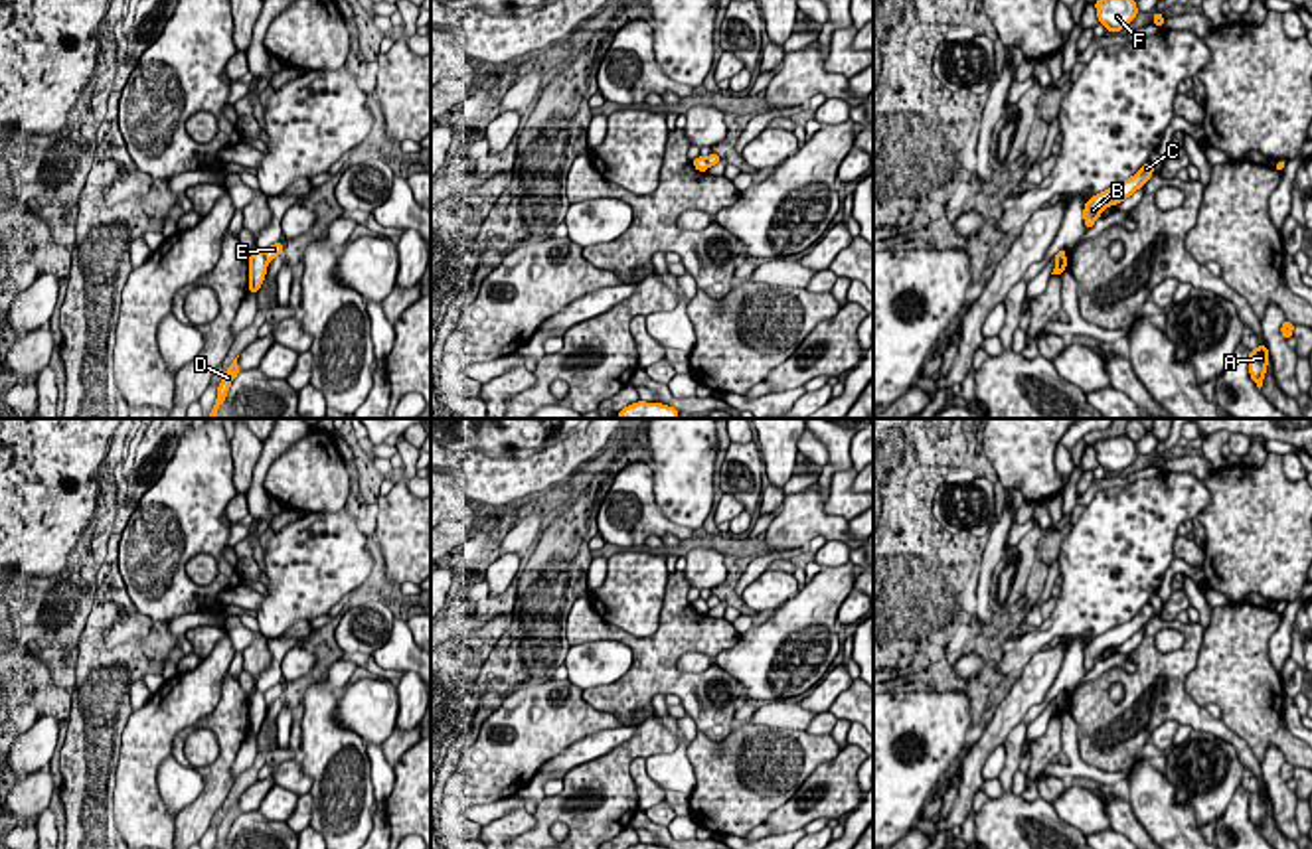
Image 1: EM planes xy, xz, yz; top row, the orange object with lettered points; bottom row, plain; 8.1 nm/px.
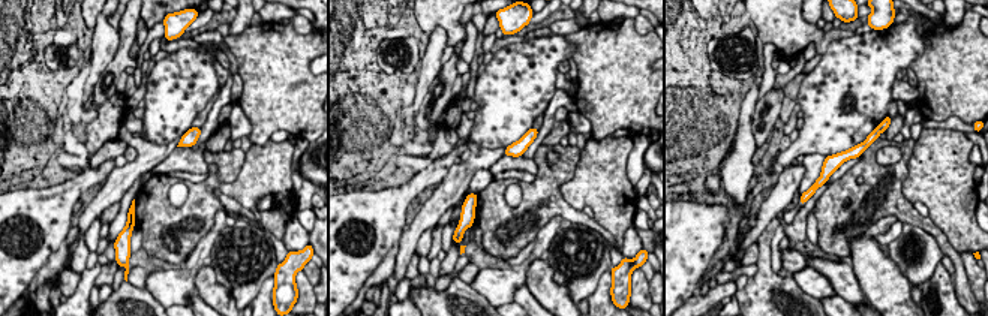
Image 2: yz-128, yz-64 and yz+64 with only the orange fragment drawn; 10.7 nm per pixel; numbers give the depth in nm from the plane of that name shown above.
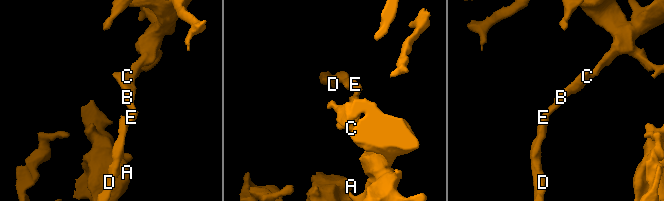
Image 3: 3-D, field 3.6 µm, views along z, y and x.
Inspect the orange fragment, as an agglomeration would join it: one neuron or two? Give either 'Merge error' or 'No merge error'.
Merge error

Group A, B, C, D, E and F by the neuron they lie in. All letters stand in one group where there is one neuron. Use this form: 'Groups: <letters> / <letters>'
Groups: A D / B C E F

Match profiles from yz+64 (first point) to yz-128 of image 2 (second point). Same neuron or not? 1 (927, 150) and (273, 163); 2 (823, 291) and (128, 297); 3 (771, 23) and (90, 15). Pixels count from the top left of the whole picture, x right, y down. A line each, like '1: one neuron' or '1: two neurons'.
1: one neuron
2: two neurons
3: one neuron

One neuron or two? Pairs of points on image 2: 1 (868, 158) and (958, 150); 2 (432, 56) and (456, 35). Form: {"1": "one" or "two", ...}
{"1": "two", "2": "two"}

